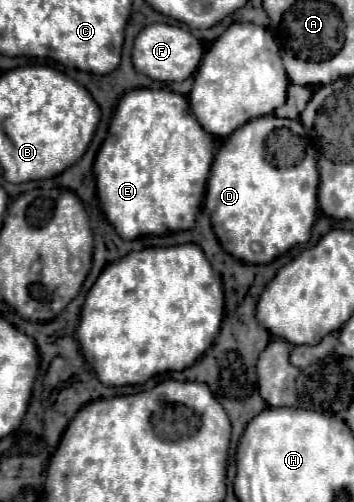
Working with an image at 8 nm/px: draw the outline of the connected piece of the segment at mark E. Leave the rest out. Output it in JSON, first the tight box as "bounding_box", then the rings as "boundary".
{"bounding_box":[93,88,219,240],"boundary":[[[137,88],[119,100],[107,138],[93,164],[99,204],[121,238],[135,240],[145,234],[165,234],[193,228],[204,200],[209,168],[219,148],[214,137],[197,124],[195,116],[189,112],[187,98],[177,92]]]}

